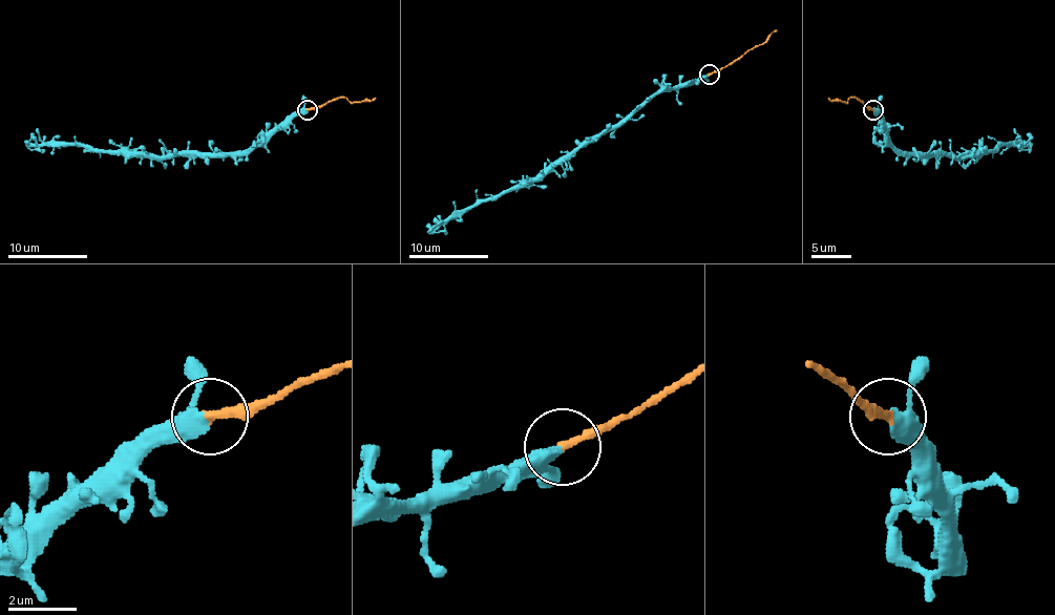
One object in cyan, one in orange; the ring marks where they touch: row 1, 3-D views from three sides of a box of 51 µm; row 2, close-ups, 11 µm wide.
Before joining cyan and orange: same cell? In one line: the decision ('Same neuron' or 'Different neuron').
Different neuron

